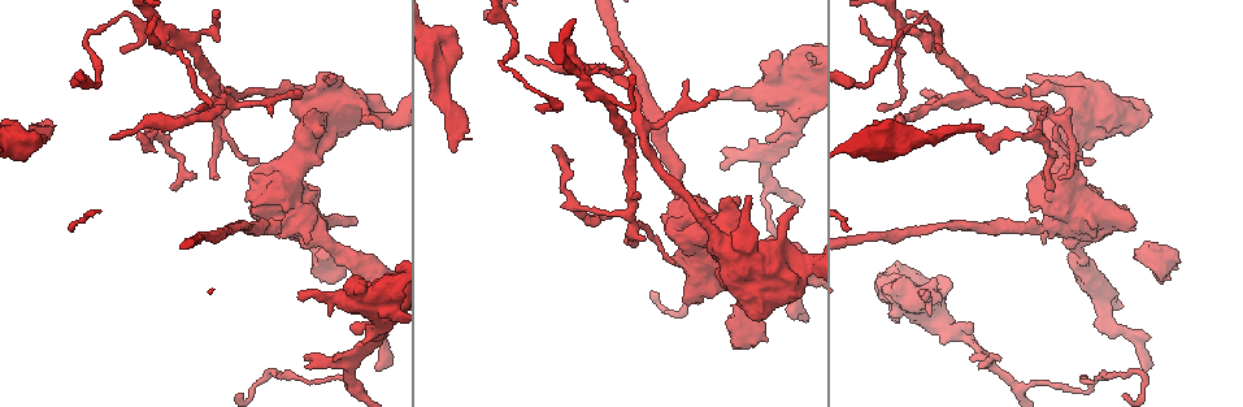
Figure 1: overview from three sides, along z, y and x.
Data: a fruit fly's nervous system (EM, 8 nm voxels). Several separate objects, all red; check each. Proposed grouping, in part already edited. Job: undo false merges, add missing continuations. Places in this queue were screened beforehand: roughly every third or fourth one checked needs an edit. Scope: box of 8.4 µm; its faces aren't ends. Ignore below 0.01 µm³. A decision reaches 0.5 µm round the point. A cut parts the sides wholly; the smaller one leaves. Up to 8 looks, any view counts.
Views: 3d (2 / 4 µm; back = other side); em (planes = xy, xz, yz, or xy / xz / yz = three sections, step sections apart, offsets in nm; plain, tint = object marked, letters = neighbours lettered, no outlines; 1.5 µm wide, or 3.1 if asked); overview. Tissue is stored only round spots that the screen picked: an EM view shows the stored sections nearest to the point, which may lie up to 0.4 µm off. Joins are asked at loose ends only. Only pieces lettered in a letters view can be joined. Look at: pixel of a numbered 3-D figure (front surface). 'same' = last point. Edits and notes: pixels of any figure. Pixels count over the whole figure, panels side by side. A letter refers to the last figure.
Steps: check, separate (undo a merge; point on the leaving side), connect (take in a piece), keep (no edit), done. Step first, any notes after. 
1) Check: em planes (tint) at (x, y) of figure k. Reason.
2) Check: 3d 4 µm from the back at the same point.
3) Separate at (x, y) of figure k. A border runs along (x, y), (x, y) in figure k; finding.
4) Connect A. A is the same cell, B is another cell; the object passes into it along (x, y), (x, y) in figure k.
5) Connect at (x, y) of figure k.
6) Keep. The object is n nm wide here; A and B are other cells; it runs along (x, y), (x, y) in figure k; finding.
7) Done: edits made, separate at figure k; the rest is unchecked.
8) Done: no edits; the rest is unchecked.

Check: em planes (tint) at (538, 108) of figure 1. An open end.

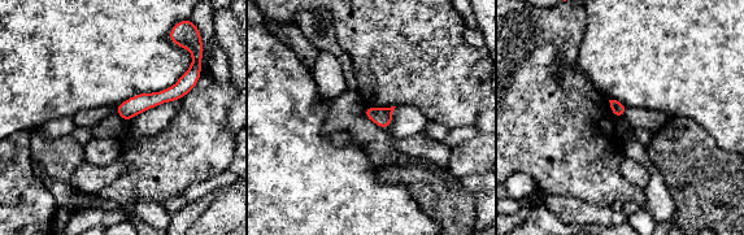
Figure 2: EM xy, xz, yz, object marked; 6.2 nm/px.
Check: em planes (letters) at the same point.

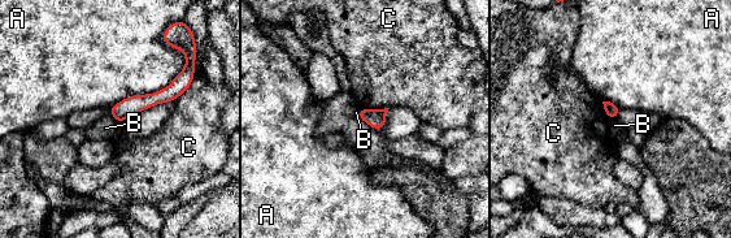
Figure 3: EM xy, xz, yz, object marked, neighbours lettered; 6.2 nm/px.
Keep. The longest contact is with A, 600 nm; A, B and C are other cells; it runs along (187, 82), (169, 94), (113, 111) in figure 3; none of them fits.

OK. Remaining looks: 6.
Check: em planes (plain) at (452, 151) of figure 1.

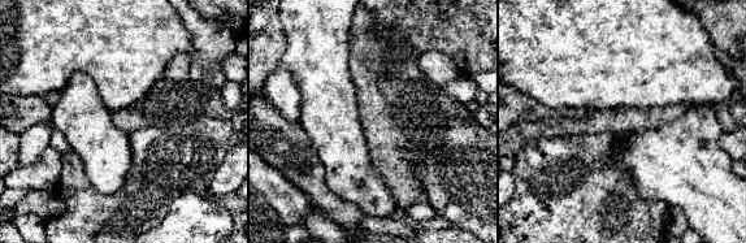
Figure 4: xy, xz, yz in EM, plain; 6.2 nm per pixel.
Check: em planes (letters) at the same point. See the neighbours.

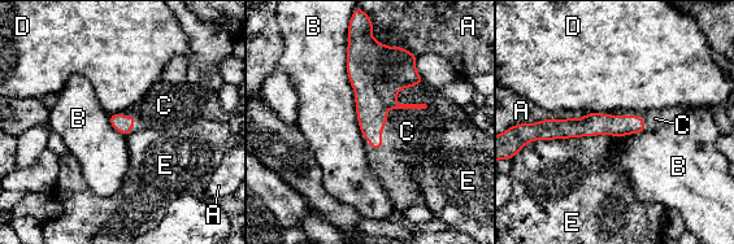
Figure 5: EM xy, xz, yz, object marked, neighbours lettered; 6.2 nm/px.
Connect C. C is the same cell, A, B, D and E are other cells; the object passes into it along (379, 94), (417, 108), (407, 131) in figure 5; it goes on there.

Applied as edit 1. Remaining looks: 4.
Check: em planes (tint) at (297, 291) of figure 1. Free end.

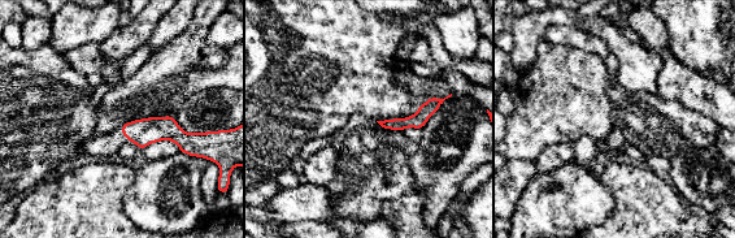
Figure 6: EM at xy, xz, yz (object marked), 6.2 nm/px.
Check: em planes (letters) at the same point.

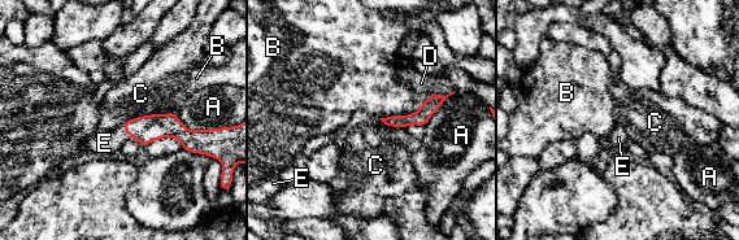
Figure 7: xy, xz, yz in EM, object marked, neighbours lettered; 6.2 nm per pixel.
Connect E. The longest contact is with B, 280 nm; E is the same cell, A, B, C and D are other cells; the object passes into it along (146, 129), (126, 131), (104, 143) in figure 7; the cell continues.

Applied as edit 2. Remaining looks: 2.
Done: edits made, connect at figure 5, connect at figure 7; the rest is unchecked.

